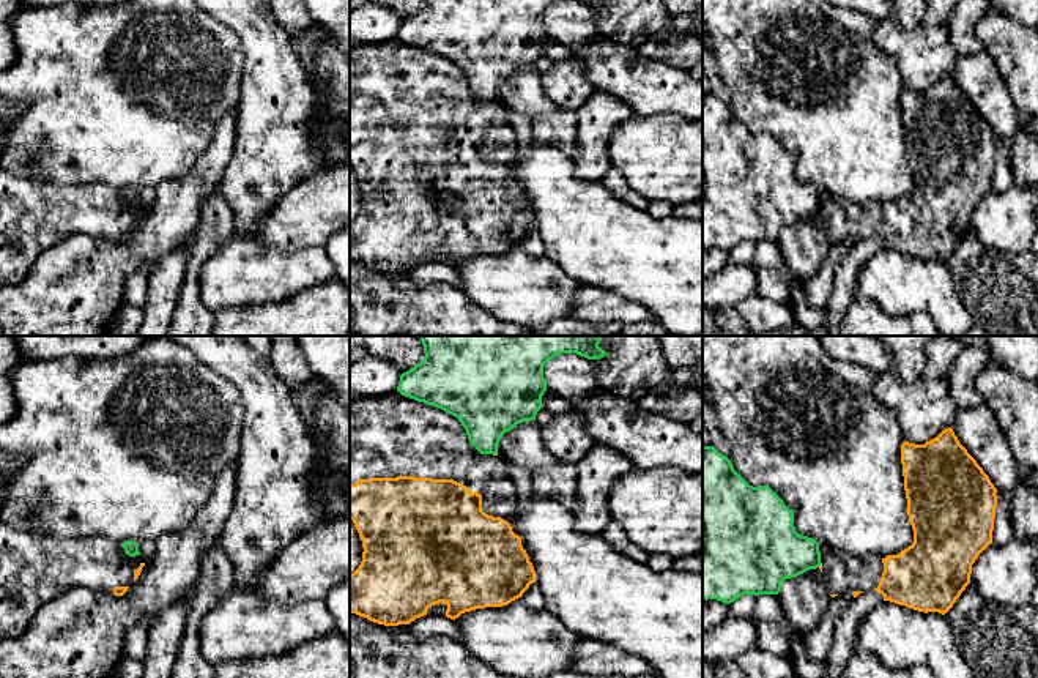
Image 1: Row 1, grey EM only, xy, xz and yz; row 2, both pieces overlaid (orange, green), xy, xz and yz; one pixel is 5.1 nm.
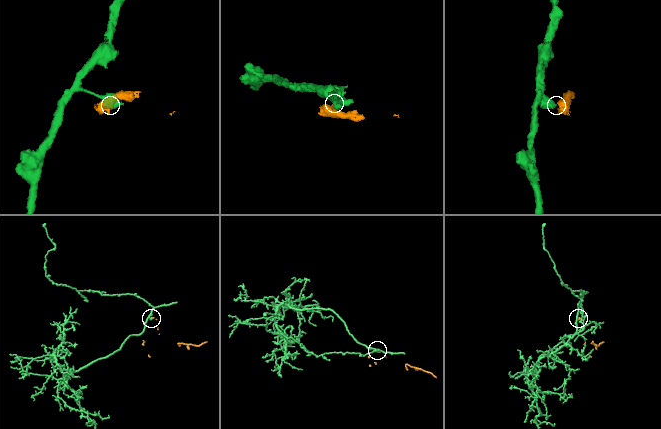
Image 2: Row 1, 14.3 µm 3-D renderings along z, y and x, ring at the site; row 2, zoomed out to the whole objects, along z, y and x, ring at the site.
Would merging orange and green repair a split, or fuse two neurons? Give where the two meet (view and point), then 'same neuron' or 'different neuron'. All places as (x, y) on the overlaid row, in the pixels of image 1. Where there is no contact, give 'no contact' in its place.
contact xz (496, 453); different neuron

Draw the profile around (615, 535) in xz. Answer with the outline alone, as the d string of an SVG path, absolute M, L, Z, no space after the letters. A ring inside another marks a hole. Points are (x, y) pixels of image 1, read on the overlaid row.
M611 520L602 533L603 539L621 555L639 563L647 563L651 553L632 542L624 527L617 520Z

